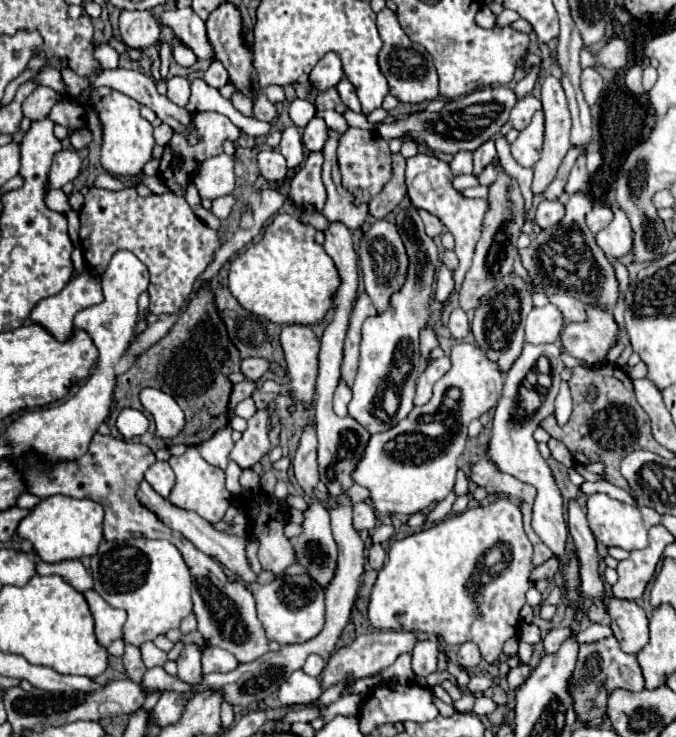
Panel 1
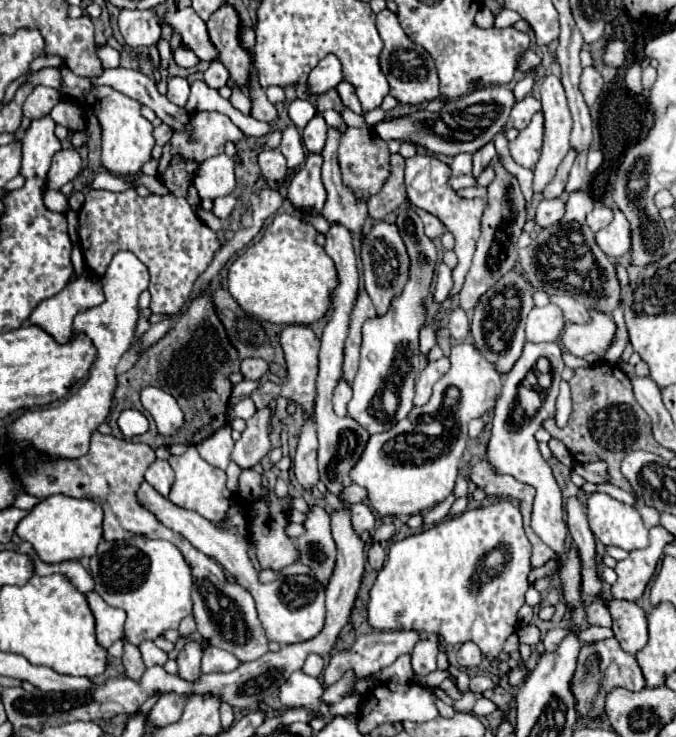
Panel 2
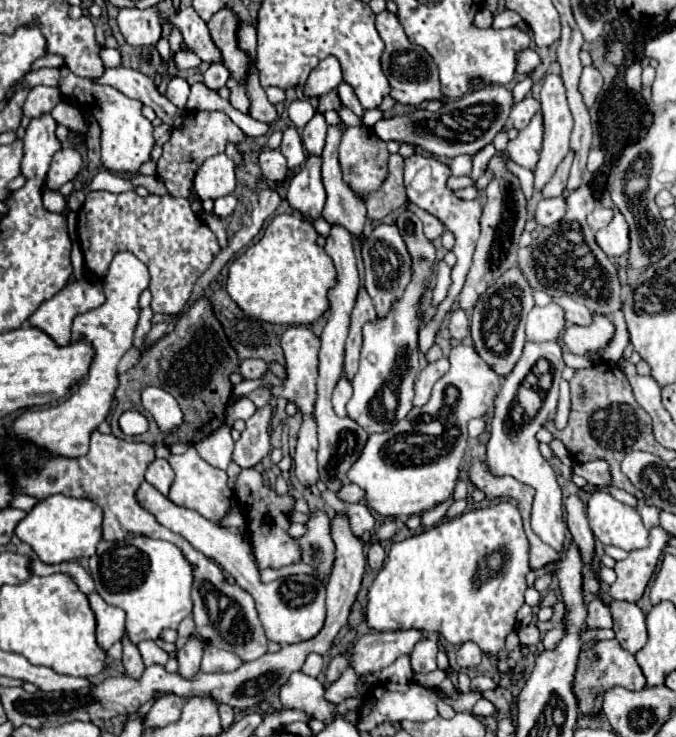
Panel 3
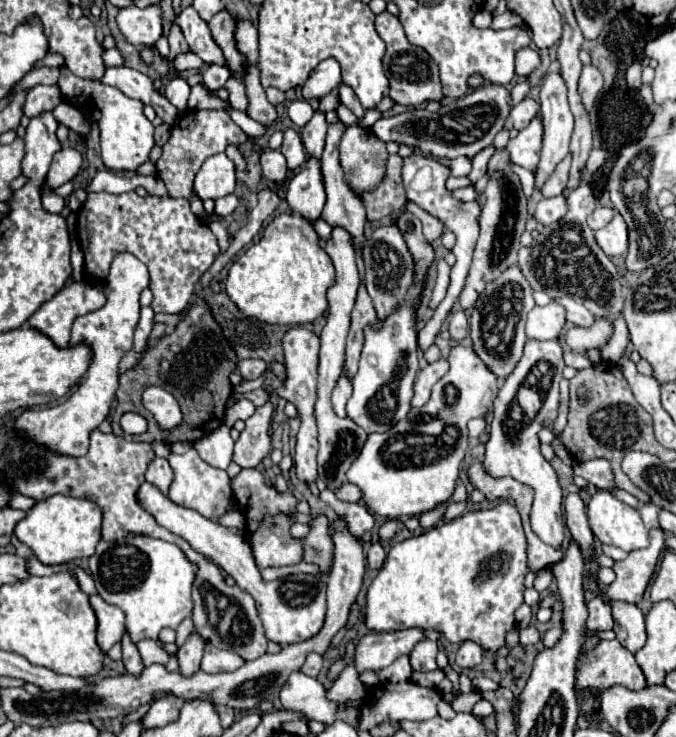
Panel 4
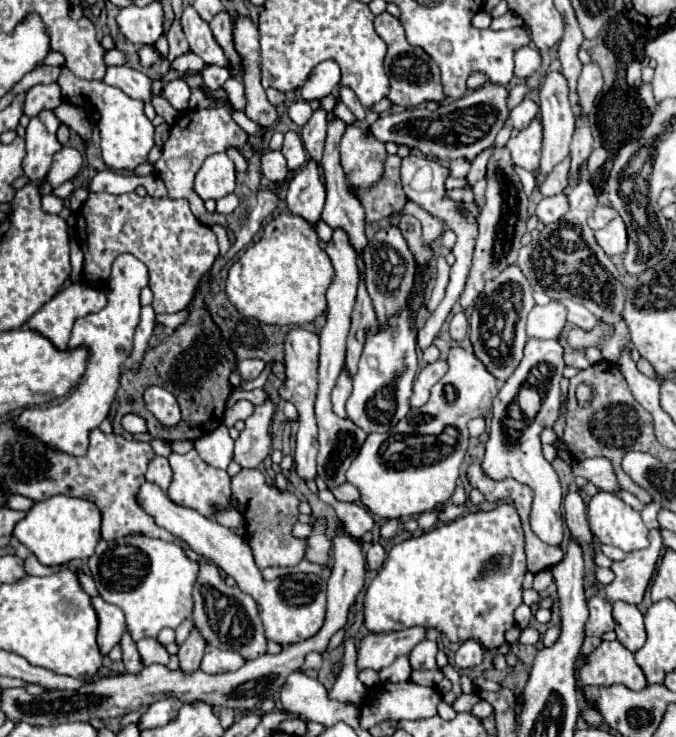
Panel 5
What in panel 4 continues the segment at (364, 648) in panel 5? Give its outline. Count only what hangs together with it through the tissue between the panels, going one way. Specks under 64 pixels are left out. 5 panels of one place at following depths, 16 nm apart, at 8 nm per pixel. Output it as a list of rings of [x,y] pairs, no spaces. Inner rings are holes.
[[[408,628],[400,632],[370,632],[356,642],[356,670],[380,672],[398,656],[410,654],[422,638],[422,628]]]

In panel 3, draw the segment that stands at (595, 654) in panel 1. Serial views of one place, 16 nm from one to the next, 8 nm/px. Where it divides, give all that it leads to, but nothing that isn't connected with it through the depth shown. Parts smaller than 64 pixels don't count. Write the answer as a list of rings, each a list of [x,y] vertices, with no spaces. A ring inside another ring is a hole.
[[[600,640],[594,648],[582,650],[578,658],[576,678],[574,678],[574,692],[580,700],[580,714],[582,716],[598,716],[602,712],[602,694],[612,686],[624,686],[628,690],[642,690],[646,686],[644,674],[636,664],[634,654],[624,650],[618,640]]]

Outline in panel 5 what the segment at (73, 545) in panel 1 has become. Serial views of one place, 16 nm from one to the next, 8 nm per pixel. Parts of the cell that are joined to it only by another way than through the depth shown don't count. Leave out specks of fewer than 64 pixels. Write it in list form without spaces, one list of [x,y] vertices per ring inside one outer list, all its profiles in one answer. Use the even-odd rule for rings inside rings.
[[[52,496],[36,502],[26,512],[14,528],[14,538],[24,544],[44,566],[62,566],[76,558],[90,558],[100,540],[100,510],[84,498]]]

